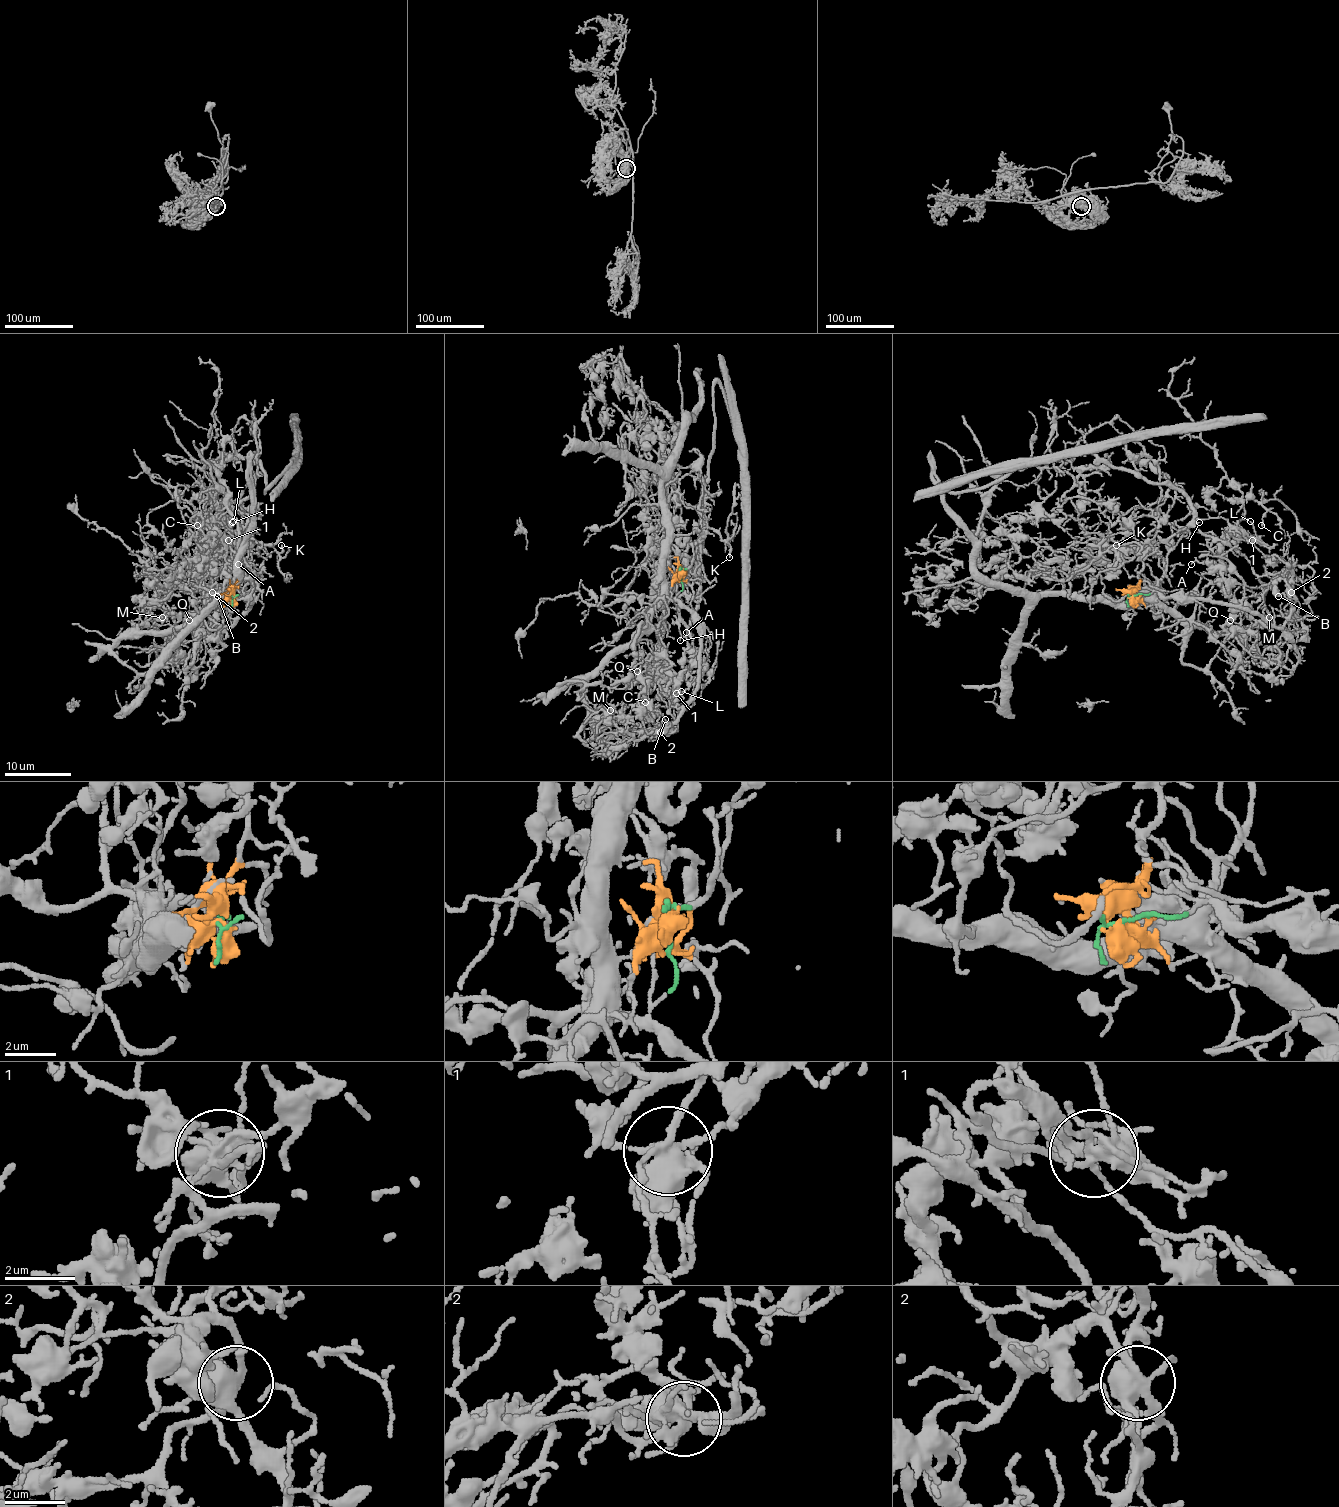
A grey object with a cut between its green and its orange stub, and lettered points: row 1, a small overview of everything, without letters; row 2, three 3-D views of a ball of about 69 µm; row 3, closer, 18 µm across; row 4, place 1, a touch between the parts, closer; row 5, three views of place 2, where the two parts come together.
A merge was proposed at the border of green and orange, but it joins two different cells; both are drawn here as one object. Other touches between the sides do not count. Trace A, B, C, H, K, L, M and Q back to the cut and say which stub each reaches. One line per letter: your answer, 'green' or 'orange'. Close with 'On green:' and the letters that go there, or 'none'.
A: orange
B: green
C: orange
H: orange
K: orange
L: orange
M: orange
Q: orange
On green: B

